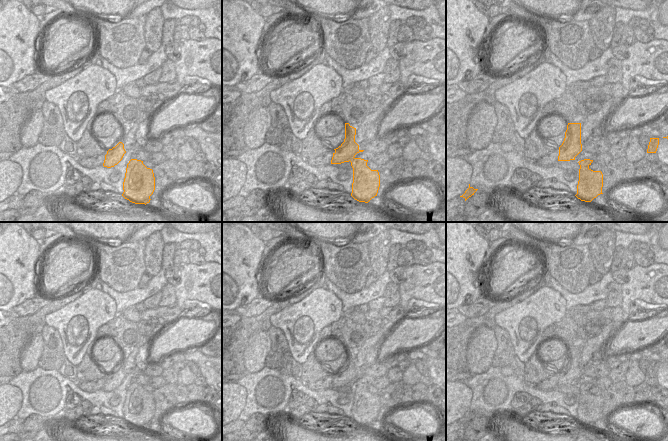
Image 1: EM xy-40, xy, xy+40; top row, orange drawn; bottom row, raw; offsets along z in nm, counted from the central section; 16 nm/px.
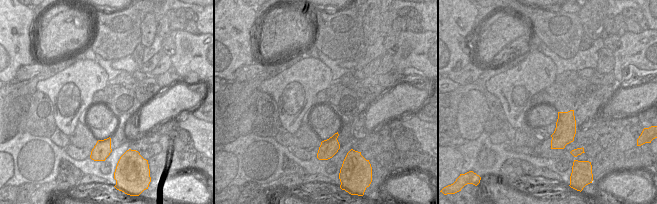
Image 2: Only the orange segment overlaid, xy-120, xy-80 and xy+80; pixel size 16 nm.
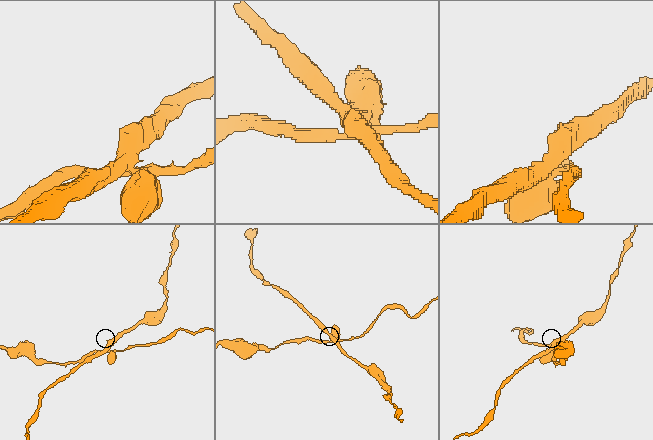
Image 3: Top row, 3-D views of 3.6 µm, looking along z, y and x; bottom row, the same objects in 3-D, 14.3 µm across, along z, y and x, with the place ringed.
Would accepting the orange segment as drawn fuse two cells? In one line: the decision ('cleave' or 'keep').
cleave

